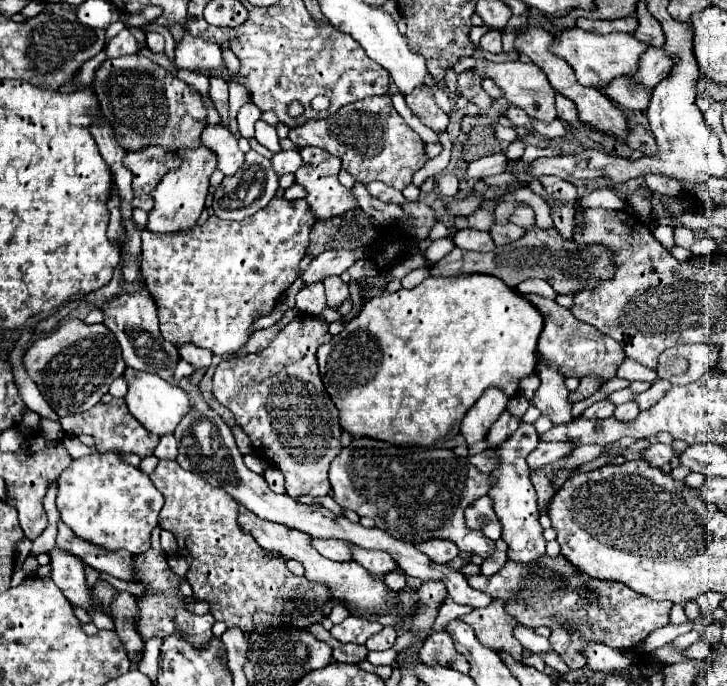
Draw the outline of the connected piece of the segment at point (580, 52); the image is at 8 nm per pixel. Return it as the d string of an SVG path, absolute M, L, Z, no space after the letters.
M581 28L565 30L553 44L553 52L559 54L575 70L579 84L593 86L593 88L603 88L611 84L611 80L615 80L617 76L635 74L639 70L639 58L645 50L647 50L645 42L639 42L629 34L621 34L621 32L593 34Z

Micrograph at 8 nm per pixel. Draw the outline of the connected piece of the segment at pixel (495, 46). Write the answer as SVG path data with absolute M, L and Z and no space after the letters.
M487 30L483 36L481 36L481 42L479 46L487 52L493 52L493 54L499 54L501 52L501 32L499 30Z

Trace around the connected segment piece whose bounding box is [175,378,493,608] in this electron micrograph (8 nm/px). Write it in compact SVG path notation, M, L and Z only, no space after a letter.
M183 378L181 382L177 382L177 386L181 386L183 390L189 390L189 396L193 398L193 408L195 412L187 414L177 430L175 430L175 438L177 438L177 444L179 444L179 456L177 456L177 462L189 470L189 472L195 472L195 474L201 474L207 482L211 482L213 486L219 486L223 488L229 496L233 496L241 506L245 506L247 510L251 510L253 514L257 514L259 518L263 520L269 520L269 522L279 522L279 524L285 524L289 528L295 528L295 530L301 530L305 534L309 534L311 538L343 538L343 540L349 540L361 548L367 548L367 550L383 550L387 554L391 554L393 560L397 560L397 564L401 566L401 570L409 576L415 576L419 580L427 580L427 578L445 578L445 586L447 586L447 592L449 596L457 602L457 604L467 604L471 608L485 608L493 602L493 598L489 598L489 594L485 592L479 592L475 588L471 588L467 584L467 578L457 572L457 570L445 570L443 564L433 564L429 562L429 558L425 558L425 554L417 552L415 546L409 546L409 542L401 542L401 540L395 540L395 538L389 538L389 534L385 534L383 530L377 530L377 528L363 528L361 524L353 524L349 522L347 518L335 518L327 508L323 506L307 506L307 504L301 504L293 498L289 498L287 494L275 494L269 490L265 478L261 474L255 474L251 472L245 462L243 462L243 456L233 440L233 434L231 434L231 428L221 420L221 416L217 412L213 412L207 402L203 400L201 392L197 386L193 384L187 384L187 380Z

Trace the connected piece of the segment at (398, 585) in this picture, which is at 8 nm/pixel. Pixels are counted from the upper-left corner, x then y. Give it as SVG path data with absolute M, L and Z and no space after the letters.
M389 572L389 574L385 576L385 584L389 584L391 590L399 592L399 590L405 588L405 576L403 576L401 572Z

